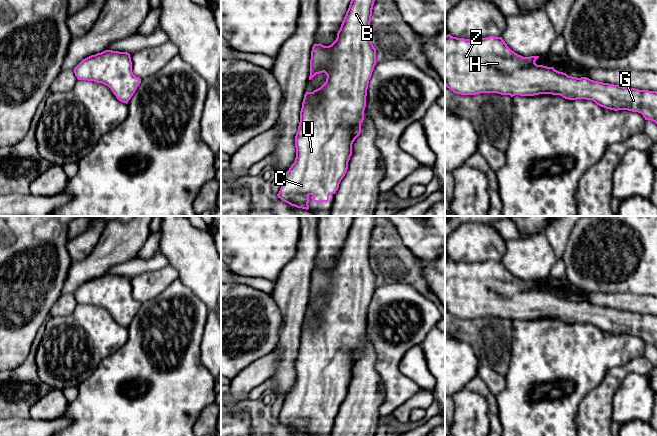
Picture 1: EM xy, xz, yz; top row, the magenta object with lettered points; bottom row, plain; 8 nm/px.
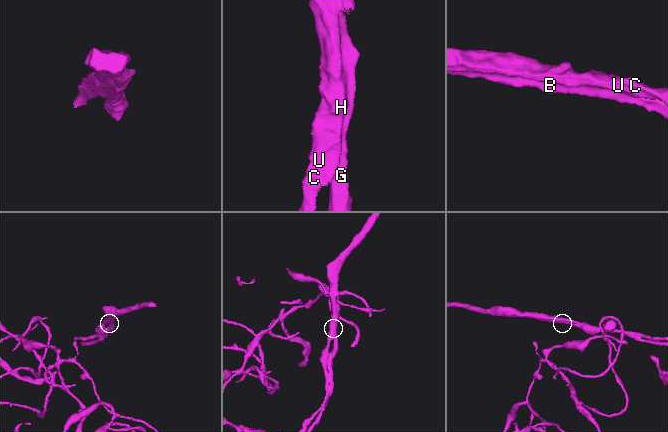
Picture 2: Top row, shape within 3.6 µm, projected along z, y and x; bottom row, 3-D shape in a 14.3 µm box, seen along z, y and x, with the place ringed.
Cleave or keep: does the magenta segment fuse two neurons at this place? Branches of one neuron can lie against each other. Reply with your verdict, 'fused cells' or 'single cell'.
single cell

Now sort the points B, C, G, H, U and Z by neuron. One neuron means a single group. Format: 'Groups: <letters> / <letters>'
Groups: B C G H U Z

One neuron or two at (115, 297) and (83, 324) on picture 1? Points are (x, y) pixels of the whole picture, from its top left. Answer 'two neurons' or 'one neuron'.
one neuron

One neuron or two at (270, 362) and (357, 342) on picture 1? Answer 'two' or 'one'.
two

